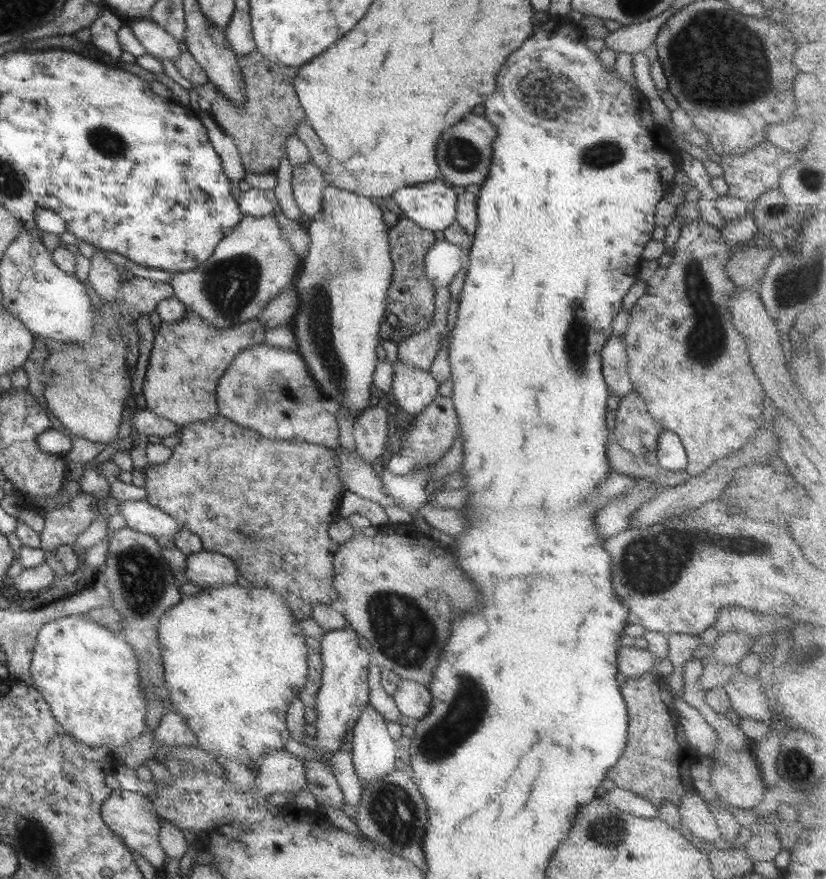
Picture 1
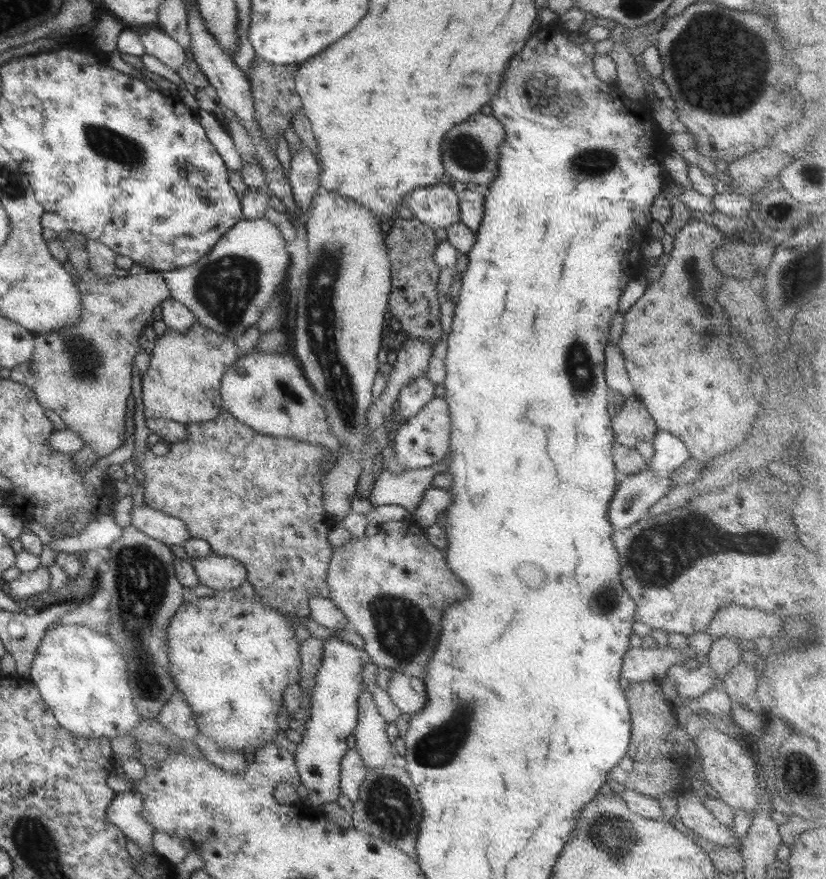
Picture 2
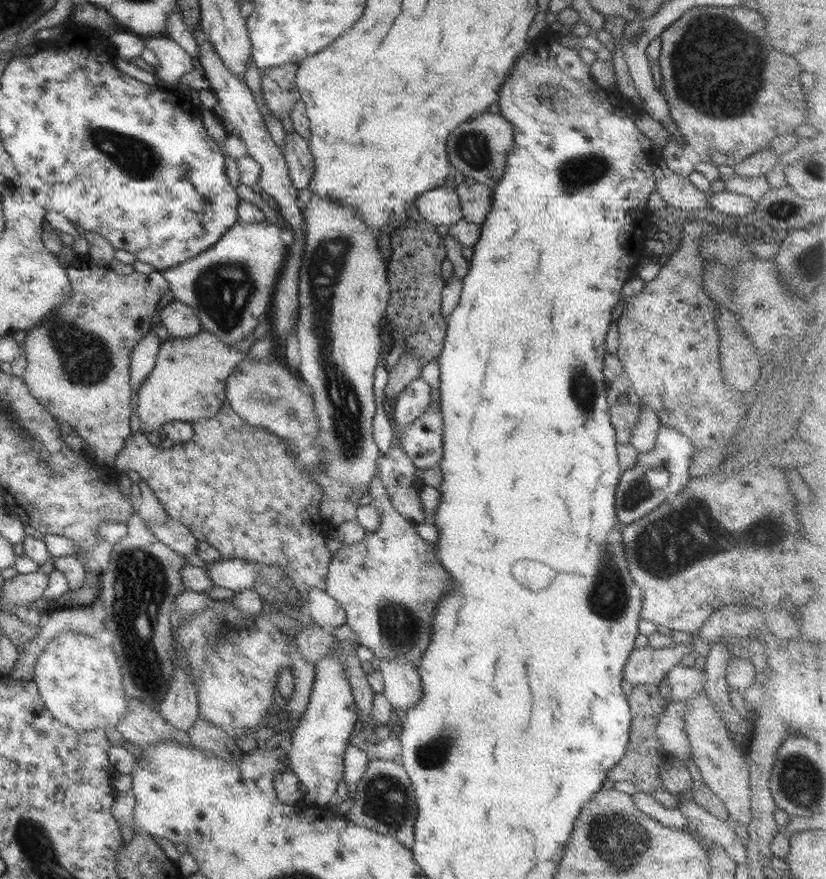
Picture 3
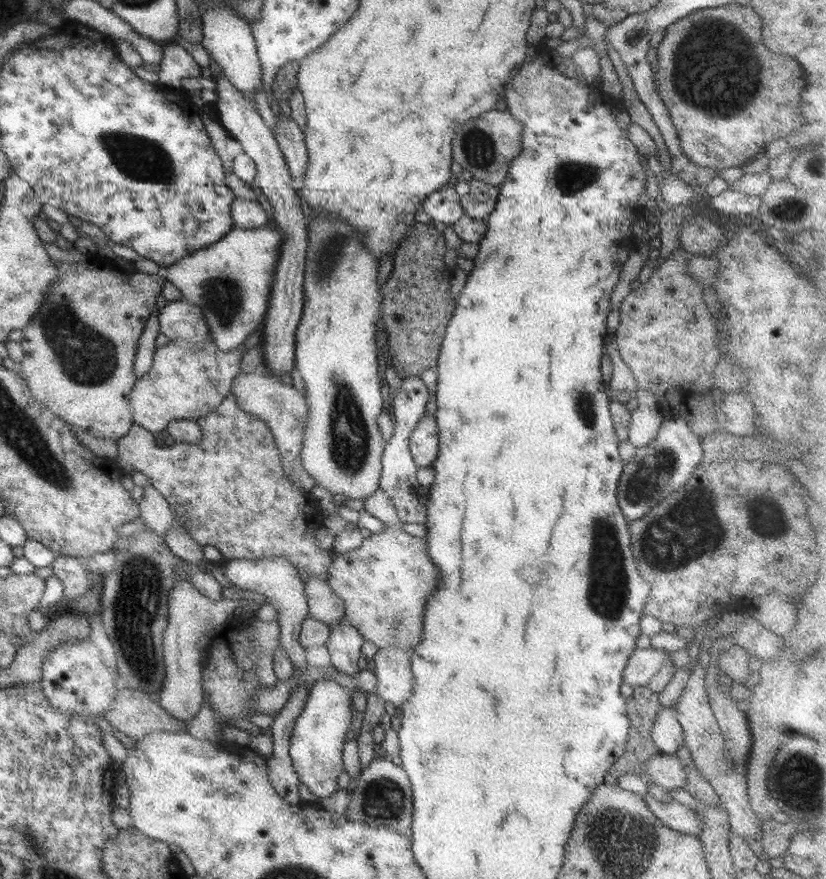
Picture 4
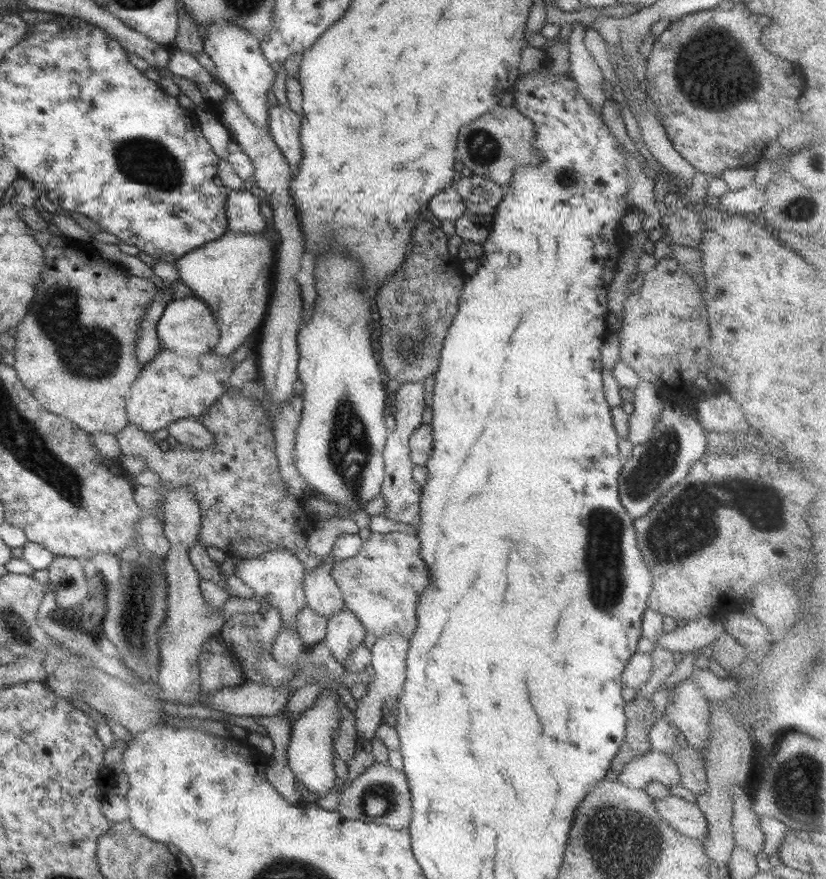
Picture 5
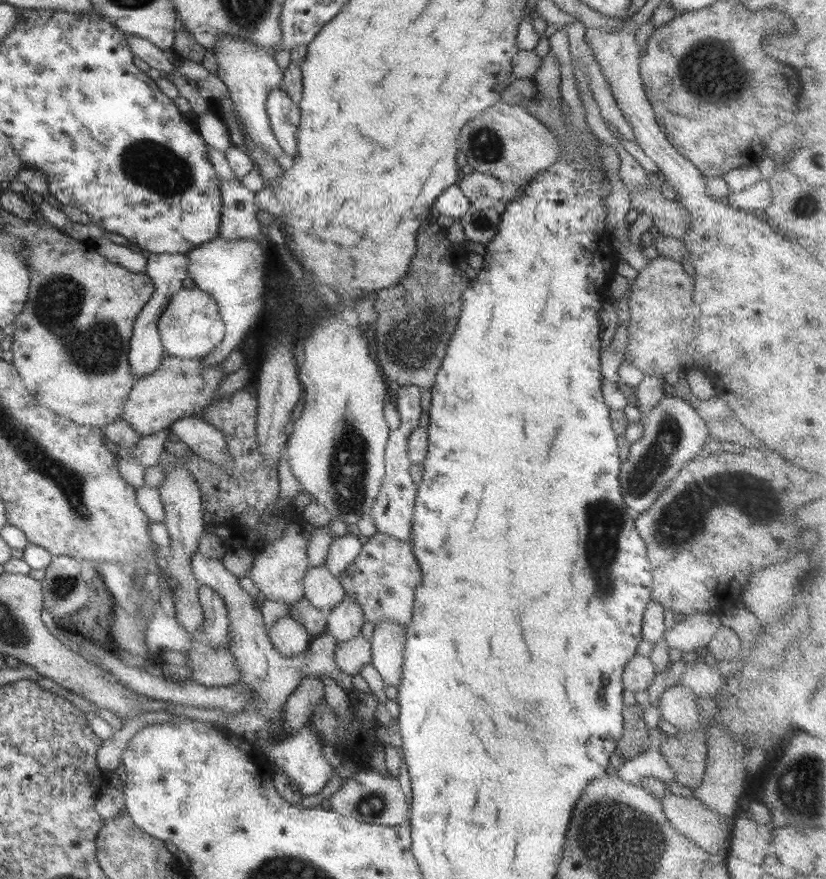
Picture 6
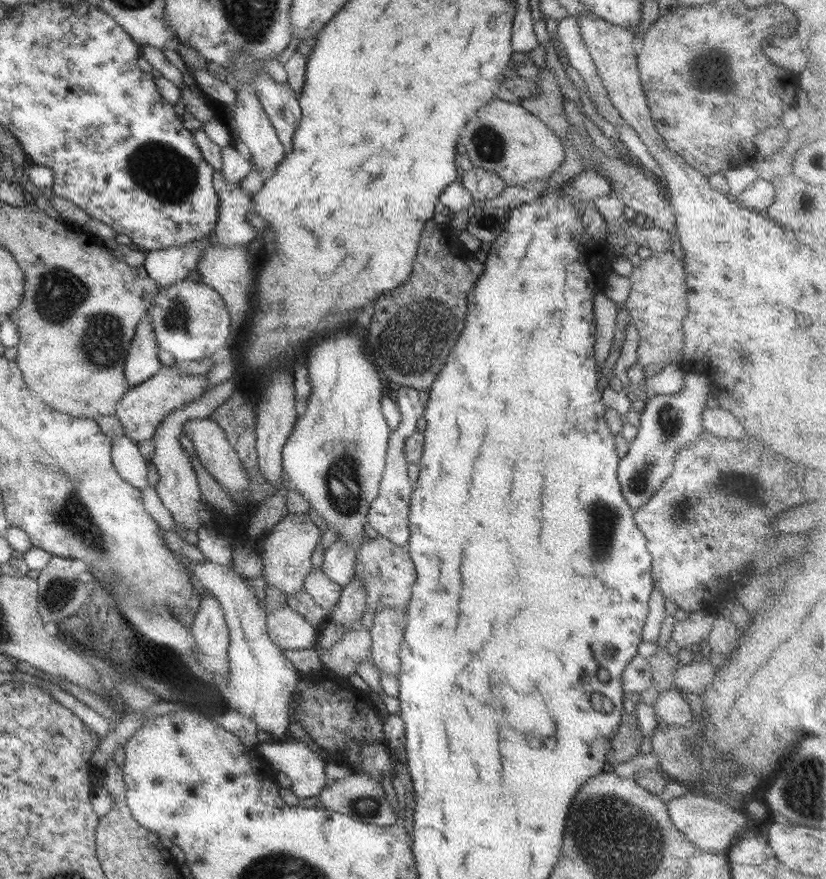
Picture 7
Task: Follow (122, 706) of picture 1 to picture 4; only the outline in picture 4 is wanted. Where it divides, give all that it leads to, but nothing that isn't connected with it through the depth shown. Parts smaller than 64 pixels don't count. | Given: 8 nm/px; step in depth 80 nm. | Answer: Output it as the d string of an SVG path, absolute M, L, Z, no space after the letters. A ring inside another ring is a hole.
M73 638L71 641L54 646L43 658L41 678L38 683L45 700L57 712L66 718L103 717L106 710L112 708L114 696L118 693L115 687L115 670L106 666L99 649L87 639Z

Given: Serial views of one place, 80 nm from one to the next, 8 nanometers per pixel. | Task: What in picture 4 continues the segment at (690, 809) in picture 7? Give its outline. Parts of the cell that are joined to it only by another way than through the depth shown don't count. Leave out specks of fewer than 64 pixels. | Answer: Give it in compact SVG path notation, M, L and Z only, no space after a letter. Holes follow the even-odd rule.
M647 793L643 796L643 803L649 811L661 824L671 830L676 830L681 834L696 836L701 830L701 821L696 819L697 813L689 810L687 807L679 804L677 800L671 800L667 803L657 802Z

